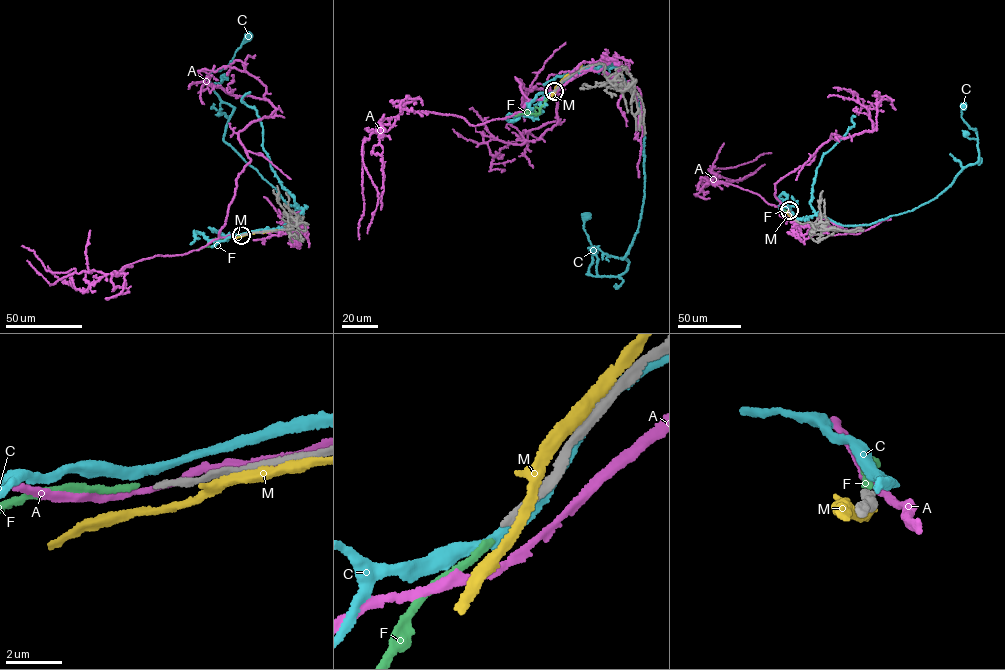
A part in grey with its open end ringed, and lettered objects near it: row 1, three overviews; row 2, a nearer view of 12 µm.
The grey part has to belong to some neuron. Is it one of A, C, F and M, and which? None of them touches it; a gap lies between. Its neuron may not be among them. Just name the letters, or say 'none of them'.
F

